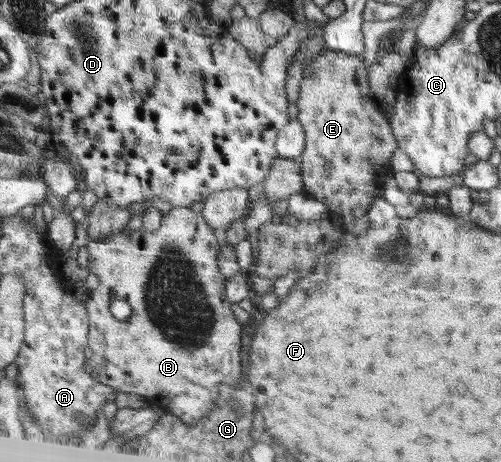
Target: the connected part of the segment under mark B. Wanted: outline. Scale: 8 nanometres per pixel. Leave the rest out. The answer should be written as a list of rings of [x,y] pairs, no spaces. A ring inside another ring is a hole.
[[[173,207],[168,213],[163,214],[161,226],[155,231],[148,231],[141,227],[139,230],[126,228],[119,231],[104,241],[90,241],[86,247],[89,253],[87,269],[90,274],[99,277],[99,284],[93,292],[89,293],[87,309],[90,310],[90,347],[92,352],[101,354],[107,361],[105,370],[97,377],[99,382],[113,387],[118,392],[133,393],[147,398],[155,398],[162,410],[182,418],[187,425],[195,425],[199,419],[207,417],[215,409],[219,399],[219,388],[240,387],[239,376],[241,376],[241,358],[239,358],[239,348],[241,348],[241,324],[235,320],[231,312],[232,302],[225,298],[225,277],[221,268],[217,268],[217,258],[219,258],[219,244],[215,238],[215,232],[202,213],[191,211],[190,207]],[[114,300],[127,300],[131,305],[132,313],[125,321],[117,320],[111,314],[109,306]]]

